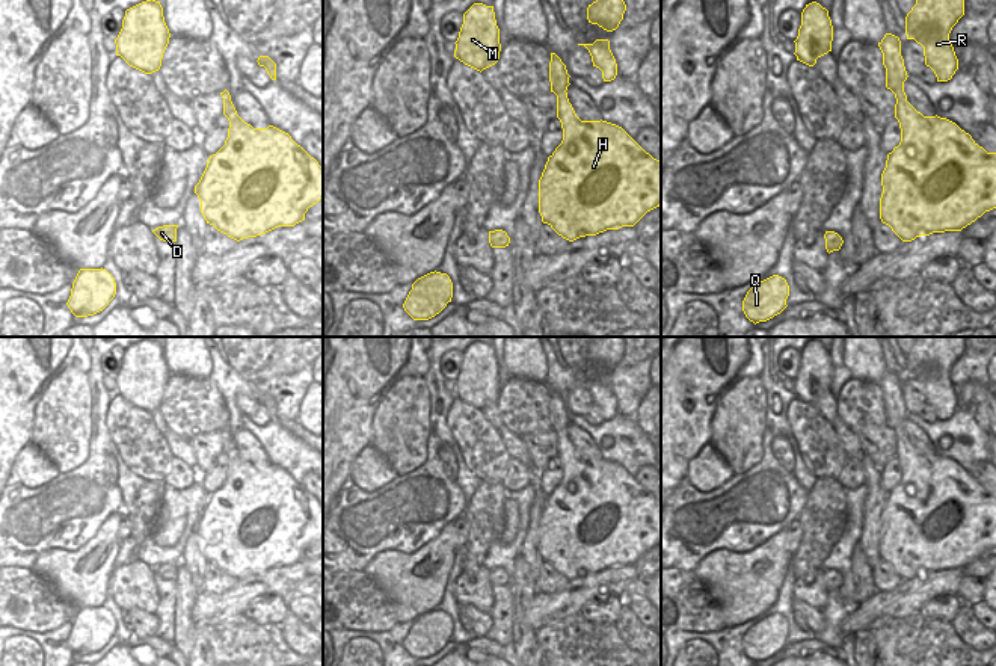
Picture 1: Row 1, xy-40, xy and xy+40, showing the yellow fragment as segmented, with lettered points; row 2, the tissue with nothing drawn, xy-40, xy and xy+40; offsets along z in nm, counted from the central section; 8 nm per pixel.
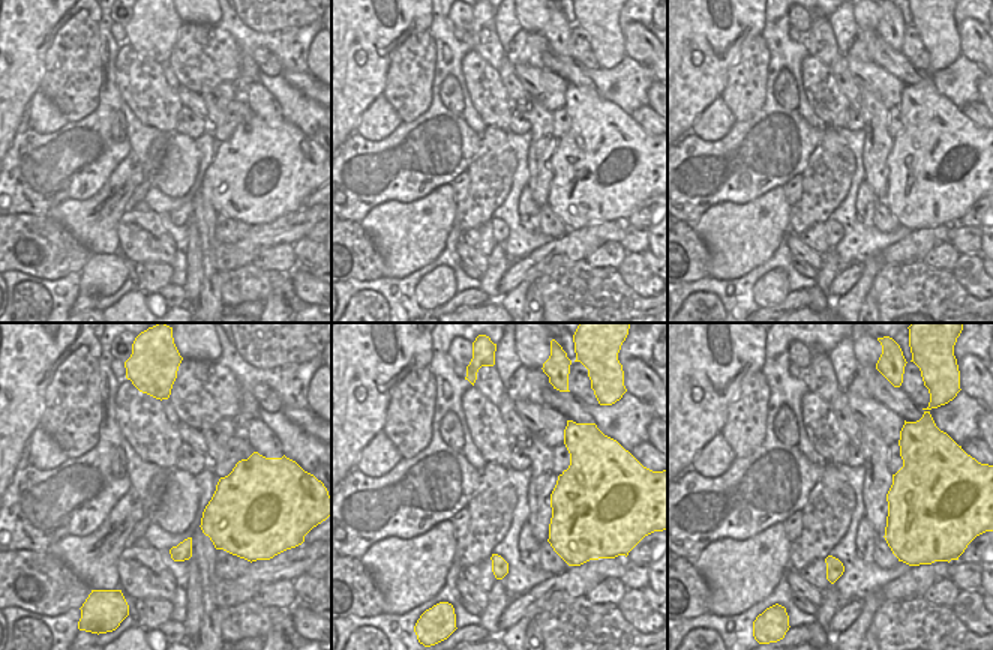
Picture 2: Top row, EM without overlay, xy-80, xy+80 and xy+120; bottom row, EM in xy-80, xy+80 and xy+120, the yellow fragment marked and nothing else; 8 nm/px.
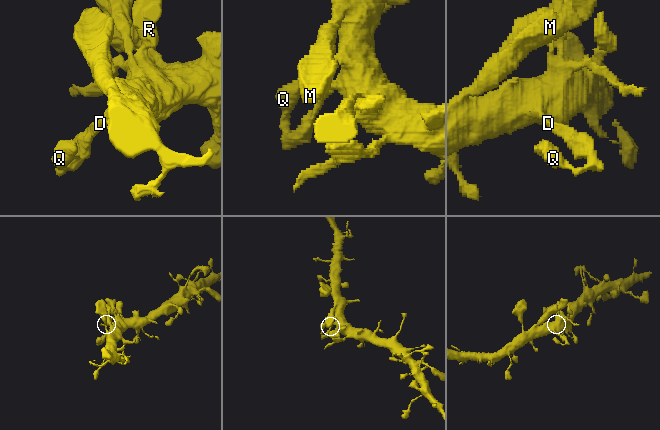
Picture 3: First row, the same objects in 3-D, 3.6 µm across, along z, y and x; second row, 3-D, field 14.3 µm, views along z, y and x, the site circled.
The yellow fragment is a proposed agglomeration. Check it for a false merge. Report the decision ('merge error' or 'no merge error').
no merge error

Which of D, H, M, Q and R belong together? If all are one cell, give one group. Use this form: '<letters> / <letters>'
D H M Q R

